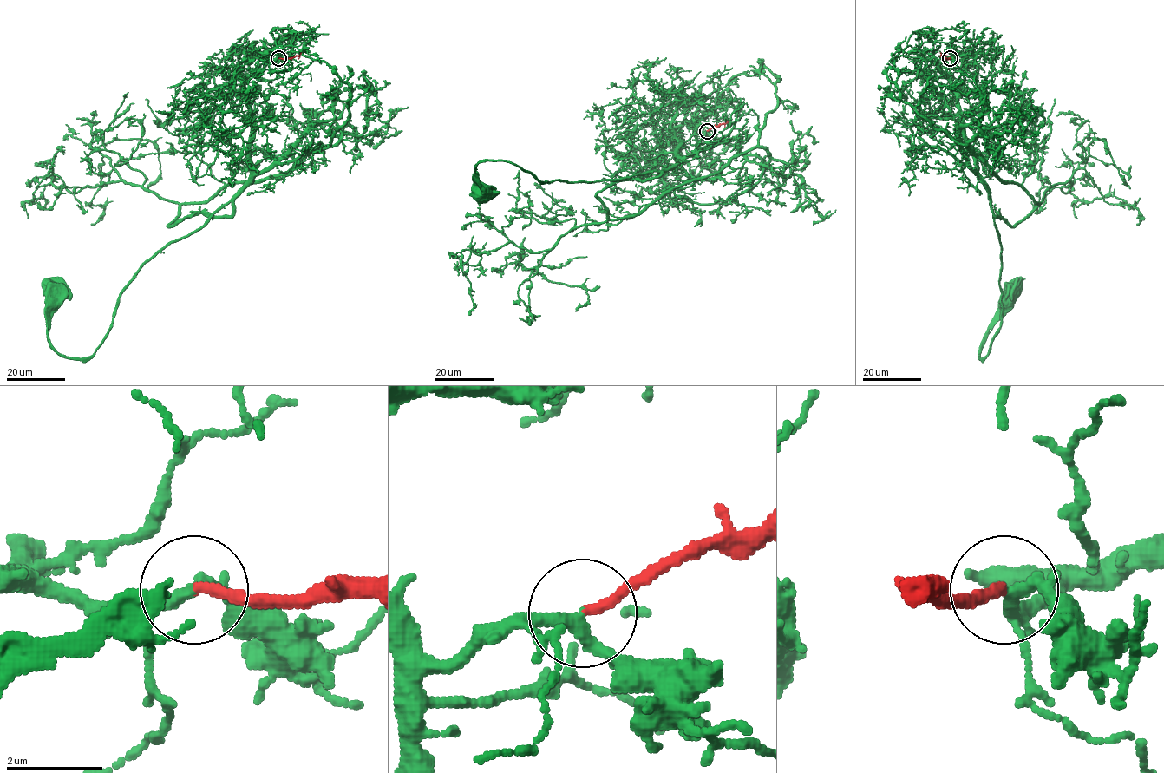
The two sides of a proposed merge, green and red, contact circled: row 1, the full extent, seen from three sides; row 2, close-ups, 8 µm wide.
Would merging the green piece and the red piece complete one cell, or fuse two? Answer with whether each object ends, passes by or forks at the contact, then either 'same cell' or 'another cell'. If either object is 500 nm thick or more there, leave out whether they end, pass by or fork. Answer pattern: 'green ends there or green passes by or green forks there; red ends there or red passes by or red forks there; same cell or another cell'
green passes by; red ends there; same cell

